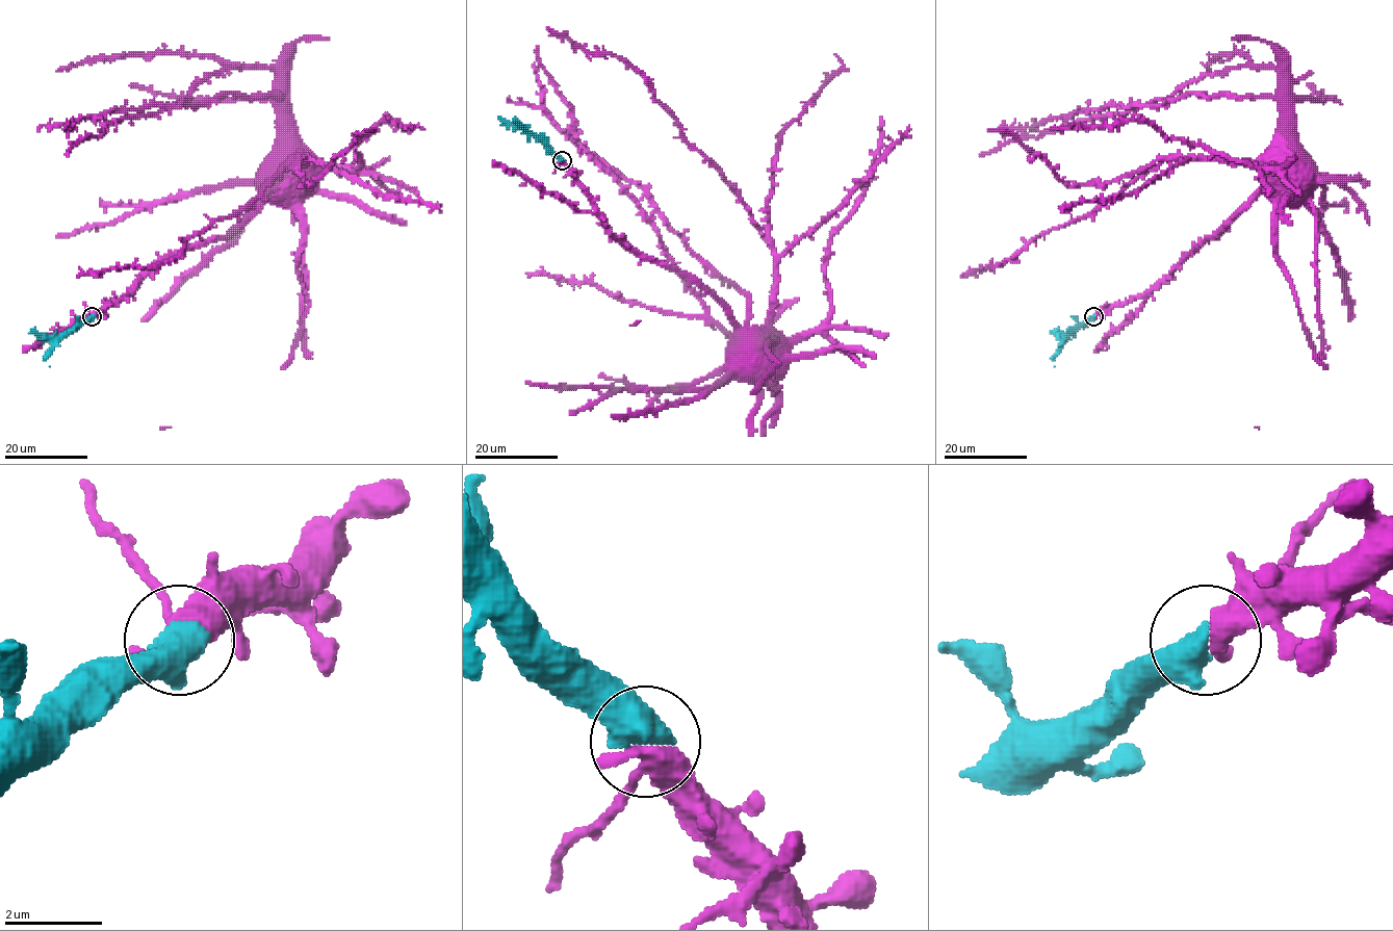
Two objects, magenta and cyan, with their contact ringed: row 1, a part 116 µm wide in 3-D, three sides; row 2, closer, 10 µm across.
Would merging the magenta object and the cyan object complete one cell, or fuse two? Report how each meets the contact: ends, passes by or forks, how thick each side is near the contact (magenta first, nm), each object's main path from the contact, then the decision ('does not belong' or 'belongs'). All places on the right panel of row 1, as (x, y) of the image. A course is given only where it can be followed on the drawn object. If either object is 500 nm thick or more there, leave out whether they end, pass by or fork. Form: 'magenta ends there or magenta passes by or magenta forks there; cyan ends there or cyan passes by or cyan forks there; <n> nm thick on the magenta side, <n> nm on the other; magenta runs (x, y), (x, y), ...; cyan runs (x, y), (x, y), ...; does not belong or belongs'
440 nm thick on the magenta side, 650 nm on the other; magenta runs (1094, 316), (1144, 294), (1209, 238), (1260, 187), (1262, 158); cyan runs (1093, 316), (1068, 336), (1059, 337), (1051, 333); belongs

